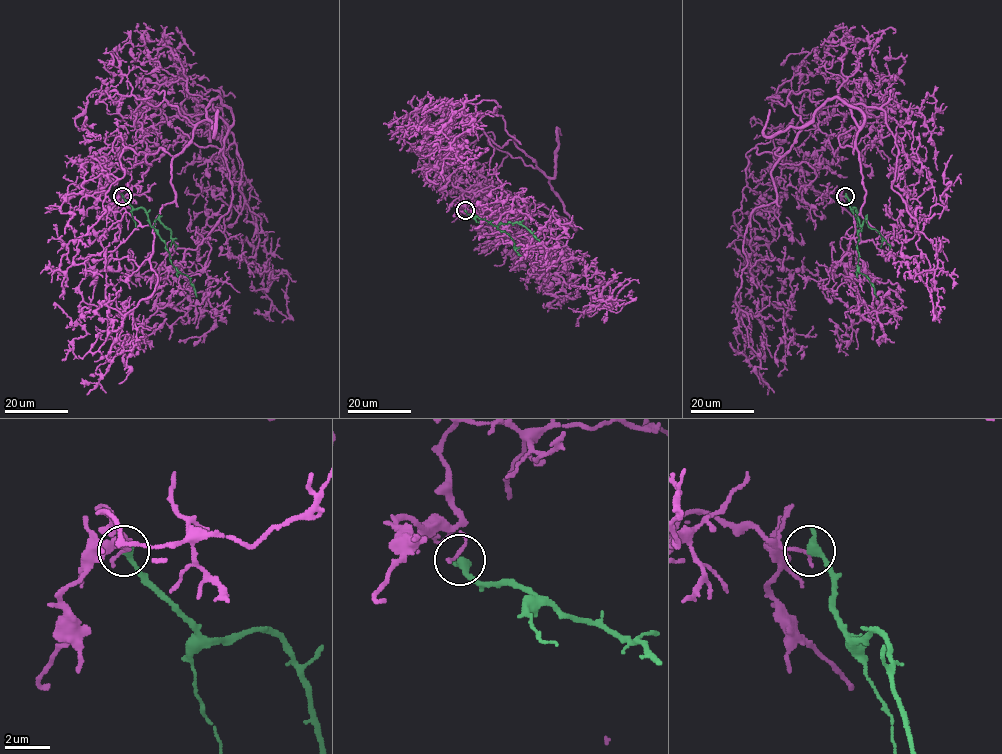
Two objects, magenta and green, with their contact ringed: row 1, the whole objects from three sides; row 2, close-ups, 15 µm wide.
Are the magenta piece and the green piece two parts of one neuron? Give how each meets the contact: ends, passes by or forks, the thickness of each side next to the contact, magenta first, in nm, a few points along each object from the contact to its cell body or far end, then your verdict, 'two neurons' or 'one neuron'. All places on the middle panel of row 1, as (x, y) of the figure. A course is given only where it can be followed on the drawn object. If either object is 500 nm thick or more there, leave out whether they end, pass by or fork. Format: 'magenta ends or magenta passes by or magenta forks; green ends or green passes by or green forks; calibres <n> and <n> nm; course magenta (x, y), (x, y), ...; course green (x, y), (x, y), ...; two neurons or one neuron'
magenta ends; green ends; calibres 160 and 440 nm; course magenta (465, 210), (449, 176), (490, 180), (489, 138), (512, 140), (566, 250), (608, 302), (632, 292); course green (465, 210), (496, 226), (500, 222), (519, 222), (539, 241); two neurons

